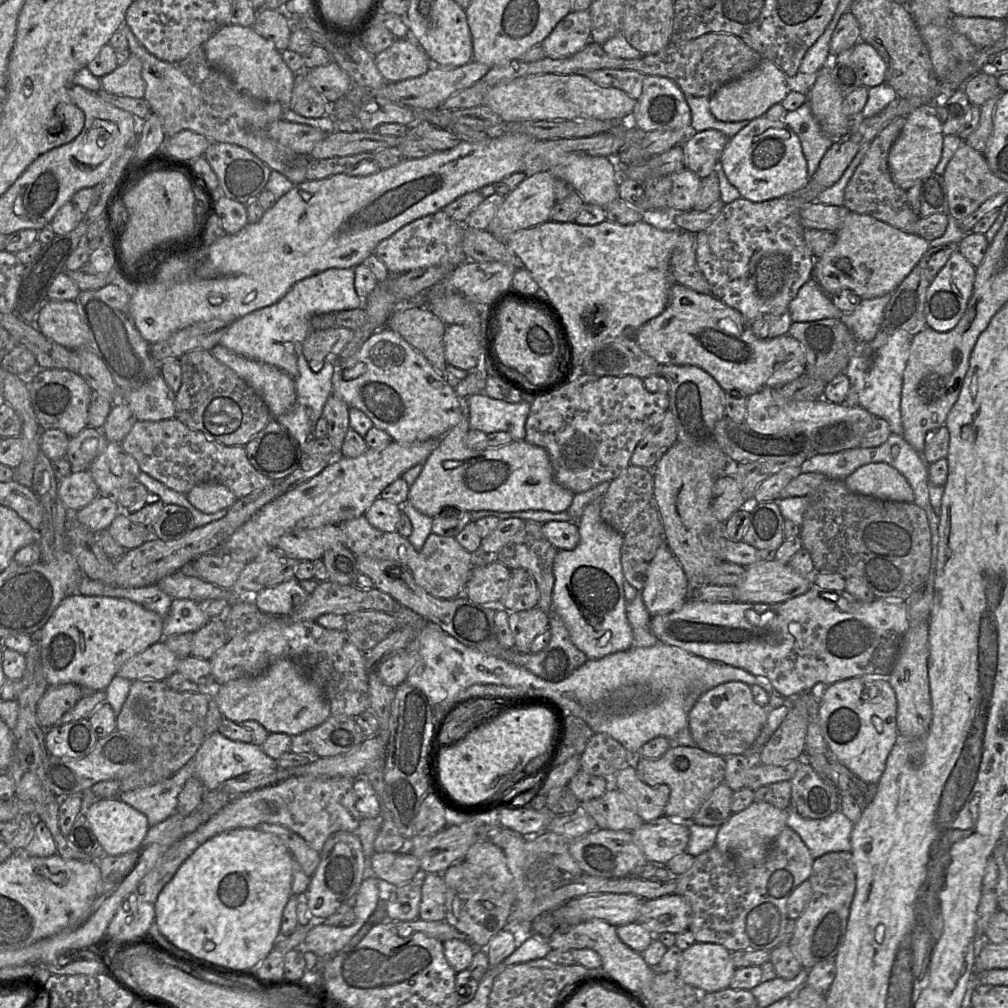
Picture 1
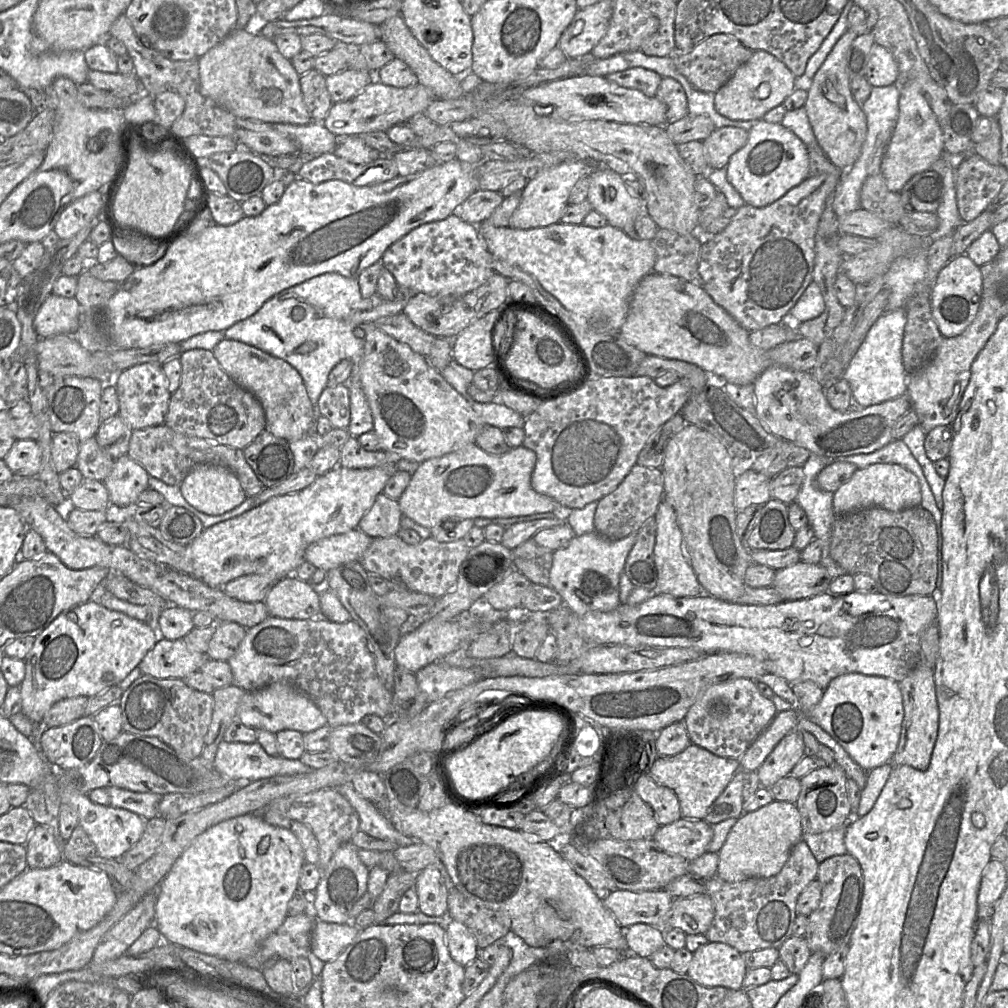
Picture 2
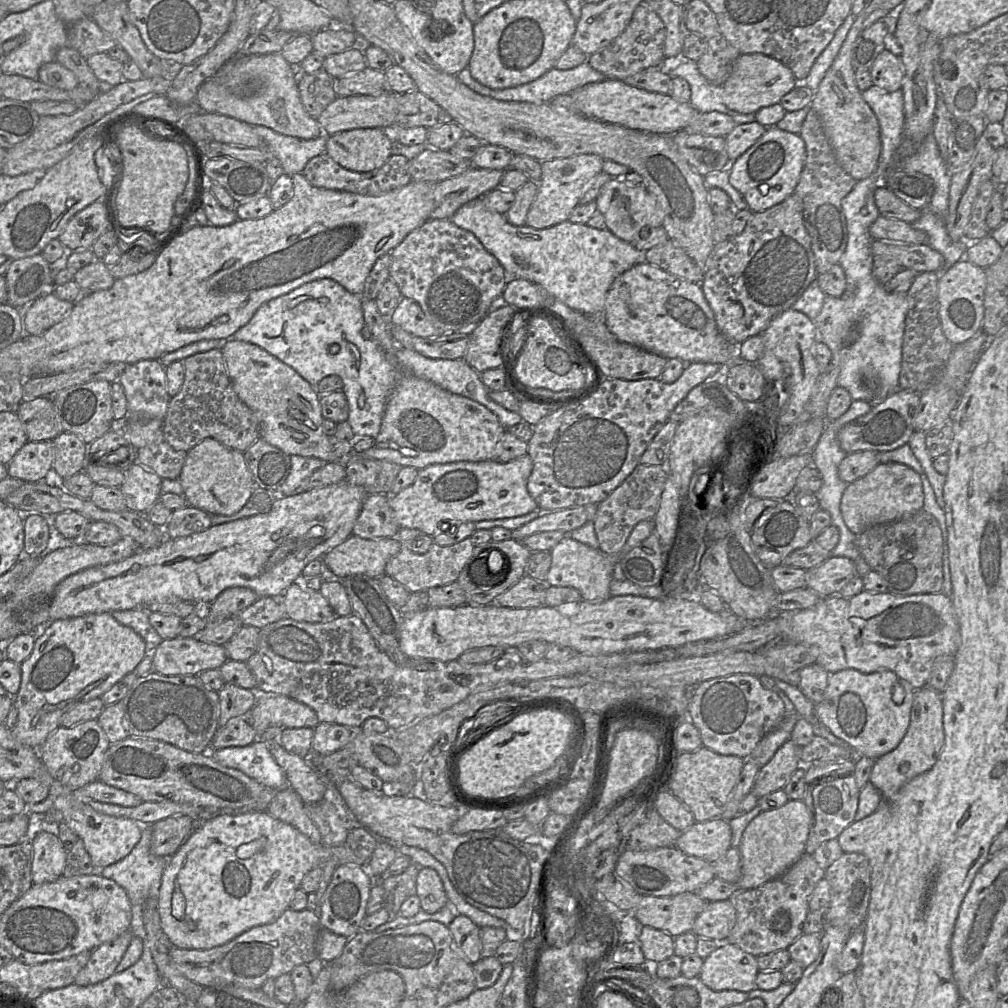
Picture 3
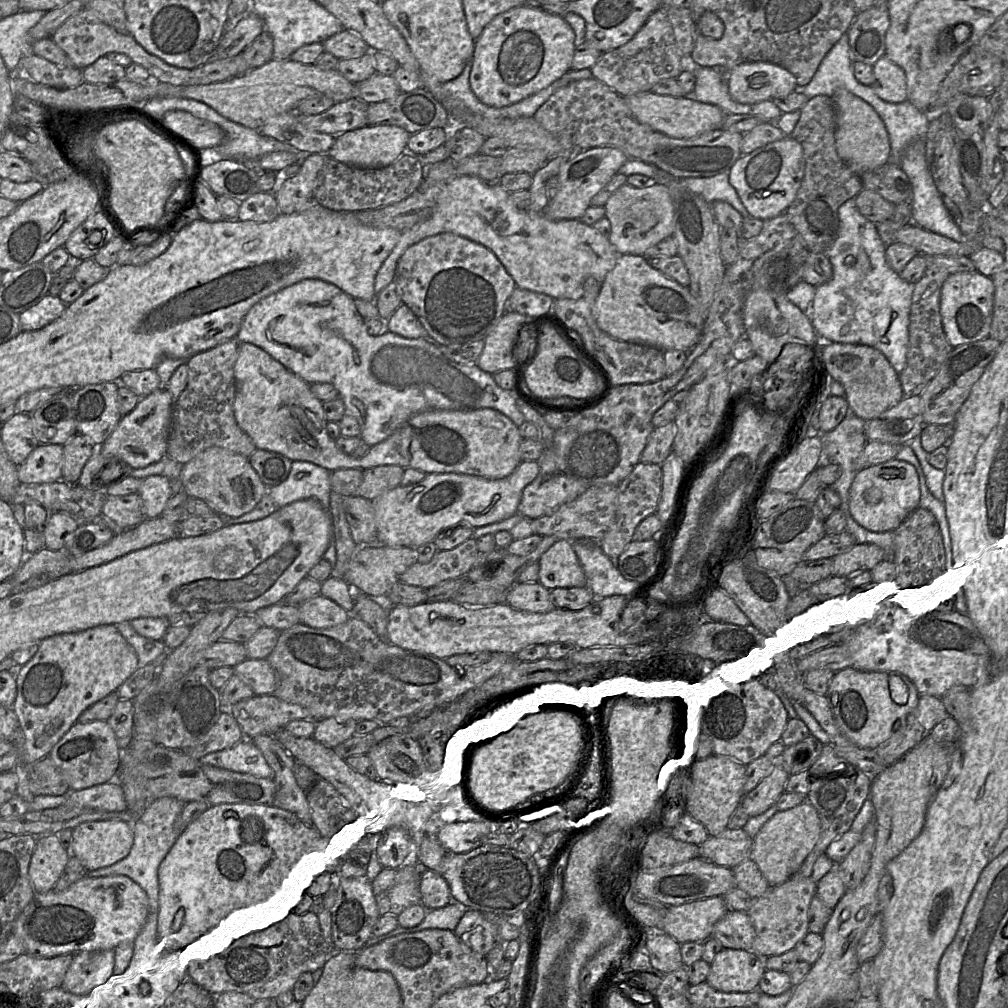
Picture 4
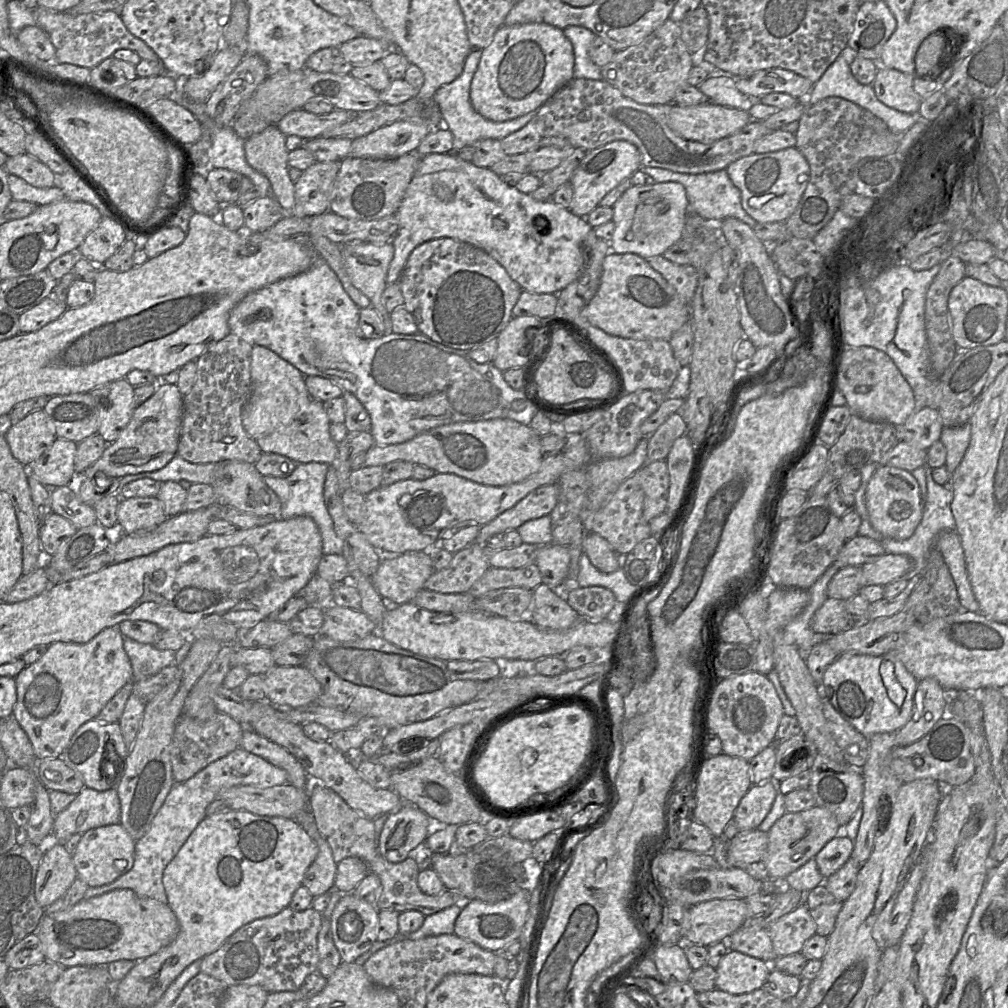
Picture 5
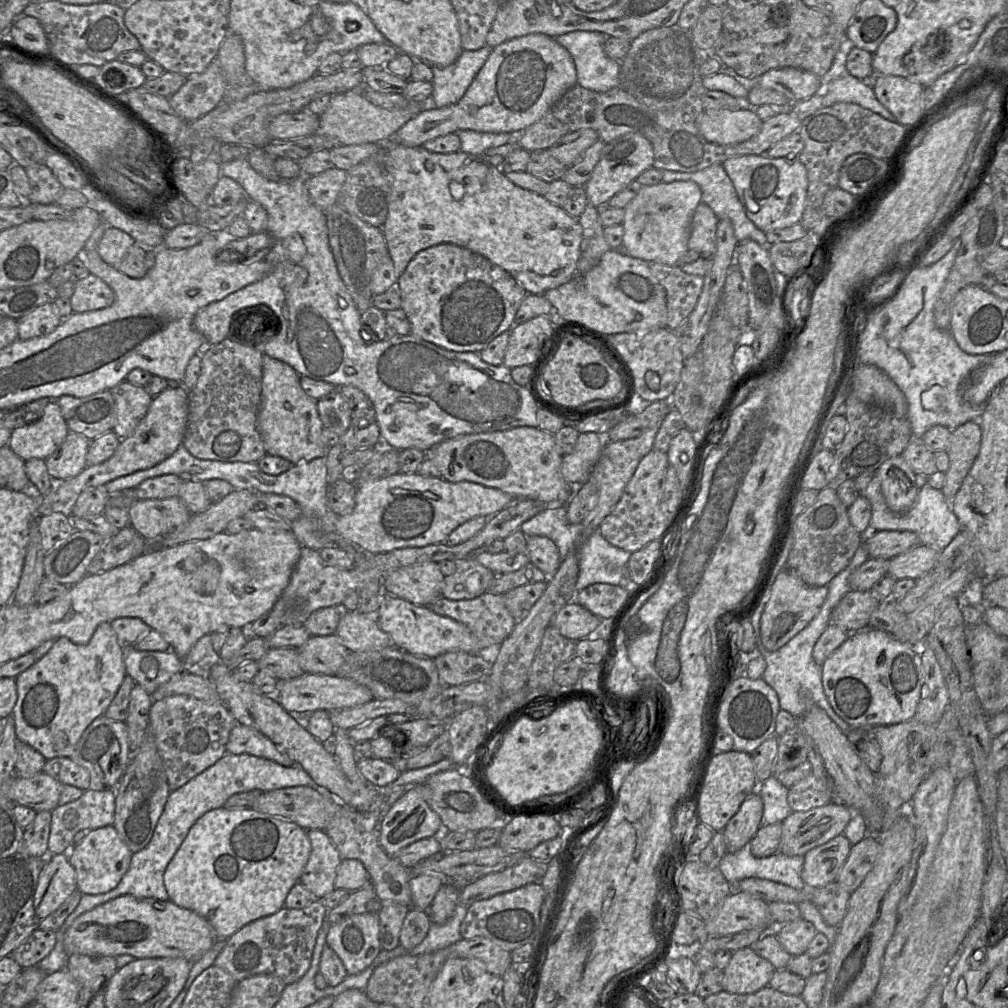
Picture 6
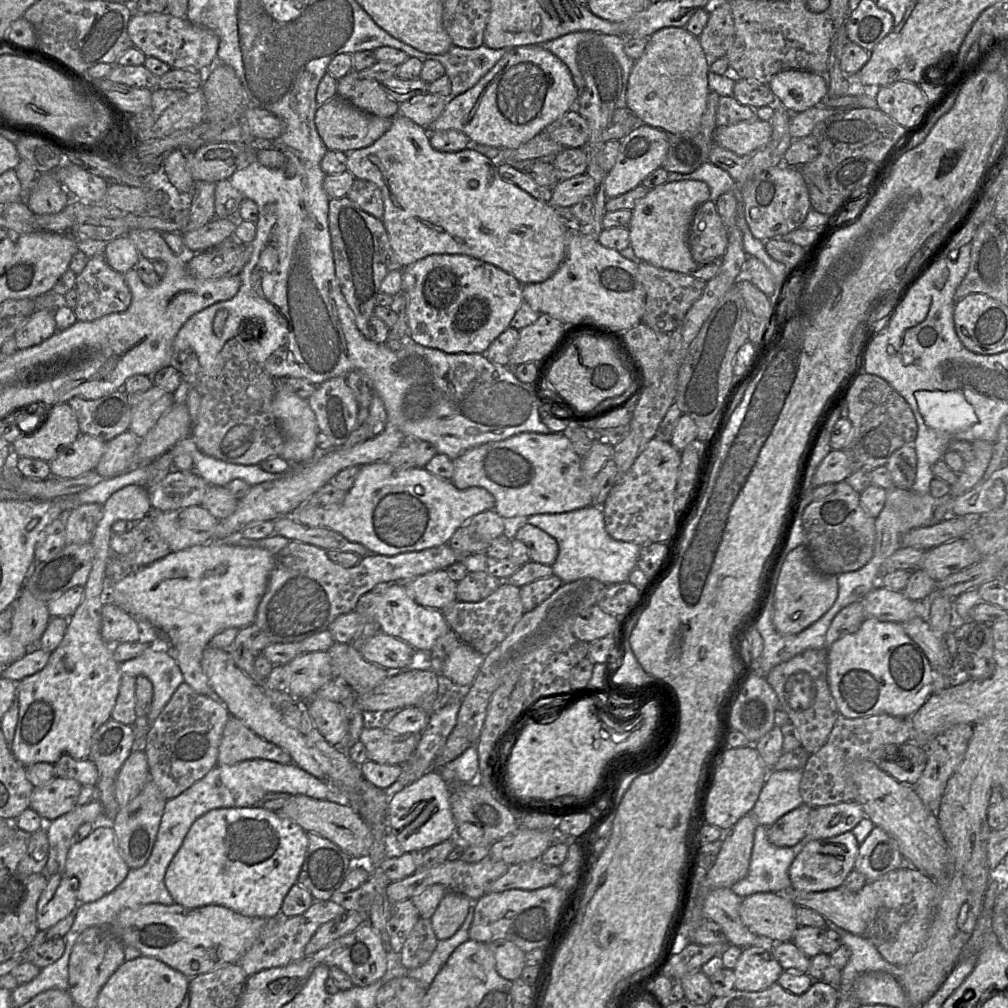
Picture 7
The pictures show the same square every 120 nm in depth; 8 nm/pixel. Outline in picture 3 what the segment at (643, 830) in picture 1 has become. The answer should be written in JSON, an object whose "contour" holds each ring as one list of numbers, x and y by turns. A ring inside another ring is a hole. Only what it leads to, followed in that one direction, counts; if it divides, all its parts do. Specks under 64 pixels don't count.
{"contour":[[722,818,706,822,695,822,680,833,675,847,683,853,714,863,731,847,730,825]]}

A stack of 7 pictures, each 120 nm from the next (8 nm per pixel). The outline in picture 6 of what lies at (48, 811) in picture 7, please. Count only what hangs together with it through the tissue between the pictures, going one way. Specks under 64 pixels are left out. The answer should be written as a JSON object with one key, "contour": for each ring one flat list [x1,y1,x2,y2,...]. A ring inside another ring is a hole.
{"contour":[[43,772,32,777,17,776,12,786,12,803,34,809,36,812,53,811,59,806,62,786,55,778]]}

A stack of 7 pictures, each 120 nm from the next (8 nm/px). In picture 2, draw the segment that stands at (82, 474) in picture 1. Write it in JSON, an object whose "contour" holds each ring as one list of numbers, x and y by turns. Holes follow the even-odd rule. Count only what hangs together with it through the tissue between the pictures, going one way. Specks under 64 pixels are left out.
{"contour":[[83,478,80,485,67,494,68,507,82,510,107,510,110,507,109,492,102,481]]}

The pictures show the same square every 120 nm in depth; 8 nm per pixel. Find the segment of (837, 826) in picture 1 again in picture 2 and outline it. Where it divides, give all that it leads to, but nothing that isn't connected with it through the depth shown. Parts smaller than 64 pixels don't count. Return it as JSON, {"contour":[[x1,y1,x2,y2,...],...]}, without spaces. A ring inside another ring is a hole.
{"contour":[[843,825,819,834,804,833,802,840,807,843,816,861,820,864,830,857,848,853,844,843,845,832,846,825]]}

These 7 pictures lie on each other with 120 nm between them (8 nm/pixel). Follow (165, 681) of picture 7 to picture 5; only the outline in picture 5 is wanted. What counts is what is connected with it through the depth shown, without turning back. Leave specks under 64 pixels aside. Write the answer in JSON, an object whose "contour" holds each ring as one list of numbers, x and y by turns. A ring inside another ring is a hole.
{"contour":[[126,636,123,639,133,670,133,681,145,680,165,667,176,665,175,651,159,650,152,644,139,643]]}

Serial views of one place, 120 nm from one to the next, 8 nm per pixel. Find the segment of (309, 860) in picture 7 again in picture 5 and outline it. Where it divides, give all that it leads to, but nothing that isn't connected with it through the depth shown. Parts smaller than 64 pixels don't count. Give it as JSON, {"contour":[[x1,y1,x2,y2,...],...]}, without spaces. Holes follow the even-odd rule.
{"contour":[[320,834,314,840,318,846,318,853,306,870,302,885,305,886,313,897,325,894,334,887,337,863,333,859,330,845]]}

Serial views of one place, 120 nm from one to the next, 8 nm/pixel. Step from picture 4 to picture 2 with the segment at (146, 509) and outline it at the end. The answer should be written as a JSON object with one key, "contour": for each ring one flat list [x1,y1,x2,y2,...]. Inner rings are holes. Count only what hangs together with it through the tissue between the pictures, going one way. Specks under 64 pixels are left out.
{"contour":[[128,454,114,460,110,474,103,483,109,492,110,506,126,511,136,505,139,495,149,488,148,472]]}

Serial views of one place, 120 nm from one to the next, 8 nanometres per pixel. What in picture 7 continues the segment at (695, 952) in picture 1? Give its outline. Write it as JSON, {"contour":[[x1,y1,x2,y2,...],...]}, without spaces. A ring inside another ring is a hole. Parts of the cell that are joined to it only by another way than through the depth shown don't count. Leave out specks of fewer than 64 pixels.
{"contour":[[742,948,736,966,734,989,744,992,758,992,767,989,783,972,783,968,771,953,771,948]]}

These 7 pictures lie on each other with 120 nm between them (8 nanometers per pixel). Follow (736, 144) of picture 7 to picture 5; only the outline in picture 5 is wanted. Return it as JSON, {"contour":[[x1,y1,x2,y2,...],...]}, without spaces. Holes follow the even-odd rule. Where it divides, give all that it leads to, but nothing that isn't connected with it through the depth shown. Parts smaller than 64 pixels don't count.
{"contour":[[711,102,696,106,672,103,669,127,680,137,711,144,728,137,752,121,748,112]]}

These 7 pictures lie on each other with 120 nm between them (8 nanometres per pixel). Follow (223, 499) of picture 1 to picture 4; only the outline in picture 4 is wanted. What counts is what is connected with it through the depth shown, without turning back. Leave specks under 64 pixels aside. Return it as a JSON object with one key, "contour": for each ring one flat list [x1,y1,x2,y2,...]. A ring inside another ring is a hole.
{"contour":[[217,446,205,449,183,464,179,480,183,486,182,490,189,497,202,499,224,518,237,518,252,511,268,490,248,457]]}

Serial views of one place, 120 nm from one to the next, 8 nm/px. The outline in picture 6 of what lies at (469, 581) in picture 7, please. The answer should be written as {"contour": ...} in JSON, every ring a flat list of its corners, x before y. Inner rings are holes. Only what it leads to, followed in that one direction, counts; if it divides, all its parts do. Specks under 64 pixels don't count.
{"contour":[[476,559,456,562,456,571,444,578,442,597,450,600,474,599,486,593,495,577]]}

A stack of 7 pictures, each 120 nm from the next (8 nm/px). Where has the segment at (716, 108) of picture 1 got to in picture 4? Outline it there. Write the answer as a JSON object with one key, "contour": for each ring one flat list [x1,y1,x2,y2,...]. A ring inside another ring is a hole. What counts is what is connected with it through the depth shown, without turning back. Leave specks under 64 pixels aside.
{"contour":[[745,62,727,72,729,94,741,104,786,96,798,88,795,76,770,62]]}

